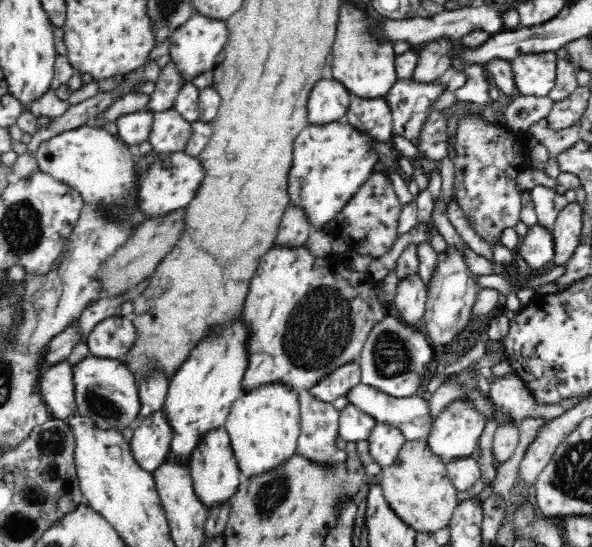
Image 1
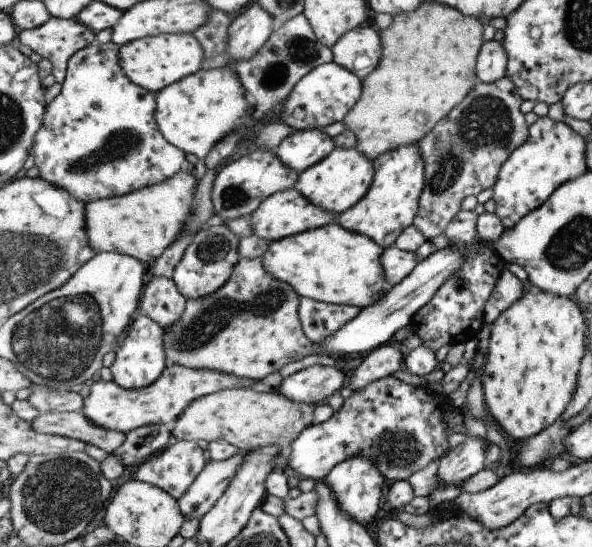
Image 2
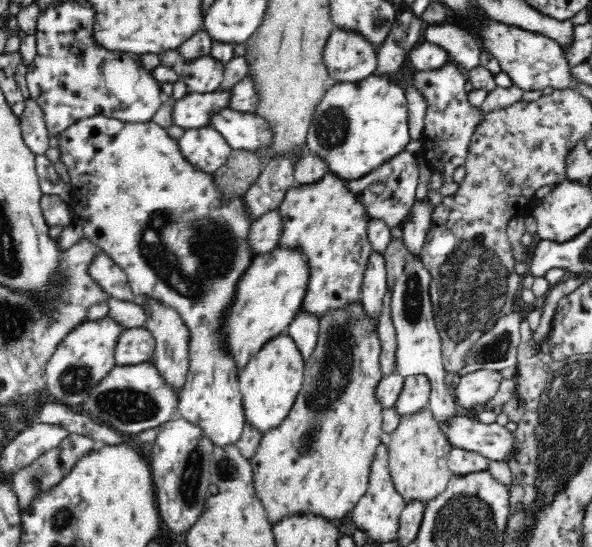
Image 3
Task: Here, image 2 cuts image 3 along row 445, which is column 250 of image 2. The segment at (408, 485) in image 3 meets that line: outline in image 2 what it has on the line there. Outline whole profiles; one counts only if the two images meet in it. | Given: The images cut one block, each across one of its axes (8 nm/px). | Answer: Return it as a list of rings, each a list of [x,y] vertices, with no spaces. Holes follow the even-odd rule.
[[[222,390],[191,402],[177,418],[172,434],[173,439],[179,441],[227,441],[249,453],[271,444],[279,444],[284,451],[289,451],[301,432],[315,425],[315,409],[313,404],[289,400],[289,396],[283,396],[280,391]]]

